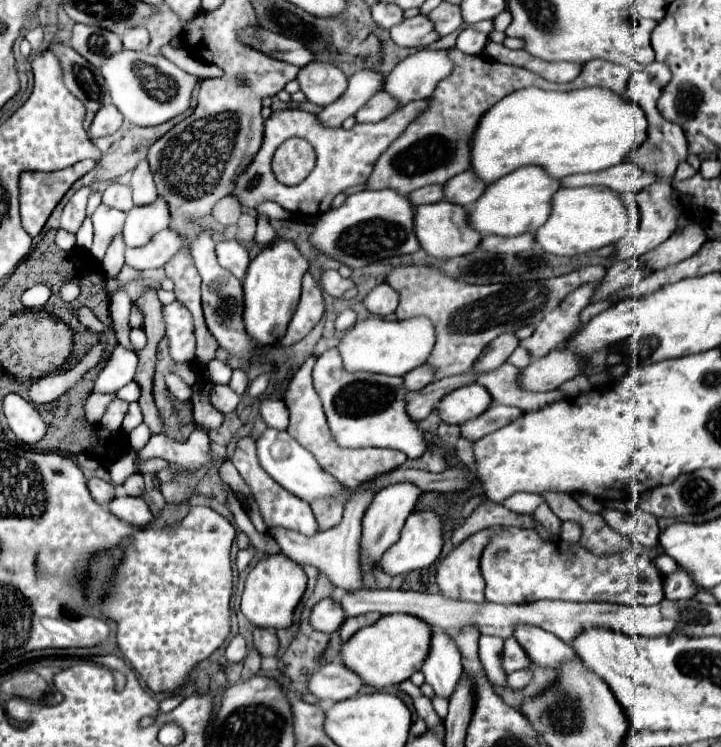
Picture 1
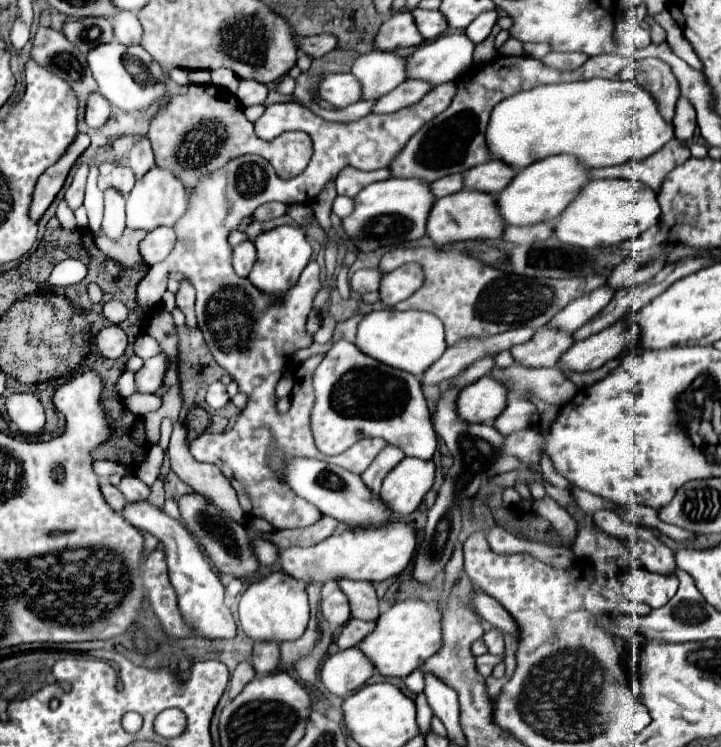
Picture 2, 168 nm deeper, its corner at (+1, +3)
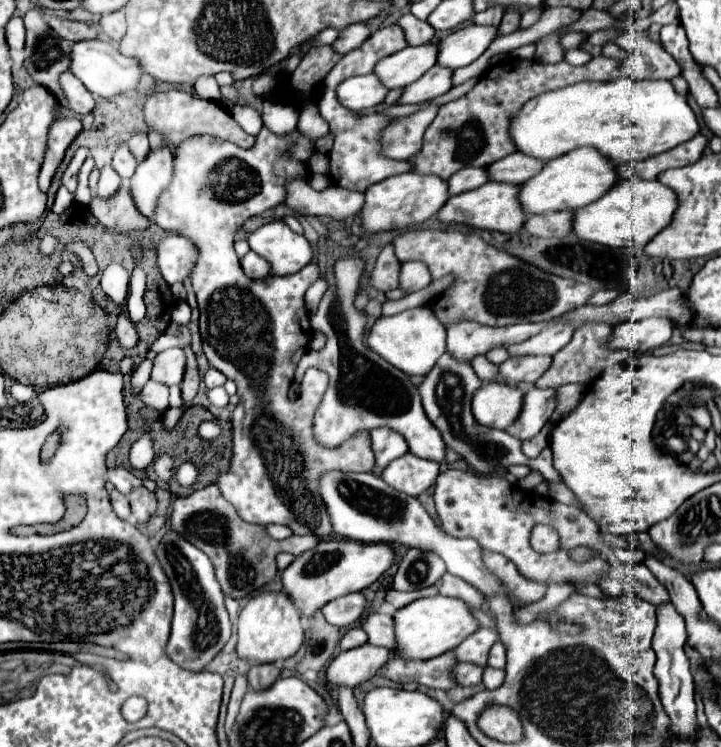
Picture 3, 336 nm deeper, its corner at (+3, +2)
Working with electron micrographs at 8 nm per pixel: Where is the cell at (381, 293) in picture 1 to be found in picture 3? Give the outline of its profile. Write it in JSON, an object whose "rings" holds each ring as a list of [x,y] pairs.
{"rings":[[[403,262],[401,264],[401,274],[399,274],[399,288],[405,294],[423,290],[431,284],[429,270],[423,262]]]}

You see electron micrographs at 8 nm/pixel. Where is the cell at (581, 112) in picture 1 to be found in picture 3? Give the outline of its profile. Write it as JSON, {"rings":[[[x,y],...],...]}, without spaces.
{"rings":[[[617,78],[611,82],[579,82],[559,90],[543,92],[533,100],[525,102],[525,106],[511,118],[509,136],[517,146],[517,152],[539,160],[551,160],[561,154],[567,154],[581,146],[593,146],[609,158],[613,164],[623,162],[641,162],[655,154],[667,152],[669,148],[689,140],[693,134],[699,132],[697,118],[687,104],[687,98],[677,94],[667,80],[631,80],[631,78]]]}

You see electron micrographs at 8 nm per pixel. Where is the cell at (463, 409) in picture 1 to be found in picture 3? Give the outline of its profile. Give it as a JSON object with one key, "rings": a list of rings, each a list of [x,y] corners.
{"rings":[[[483,382],[473,394],[473,416],[483,426],[507,430],[517,418],[517,410],[521,410],[521,398],[523,392],[513,386]]]}

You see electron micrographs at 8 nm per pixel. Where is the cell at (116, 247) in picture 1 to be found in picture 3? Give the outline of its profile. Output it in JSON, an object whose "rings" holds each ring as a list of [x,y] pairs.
{"rings":[[[105,166],[101,170],[101,178],[99,178],[99,188],[97,188],[97,196],[103,200],[113,198],[119,190],[121,190],[123,180],[117,176],[117,172],[113,172],[111,166]]]}

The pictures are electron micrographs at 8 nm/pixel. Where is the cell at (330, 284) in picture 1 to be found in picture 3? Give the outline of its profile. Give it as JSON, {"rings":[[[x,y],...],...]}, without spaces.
{"rings":[[[391,244],[385,246],[381,250],[377,262],[375,262],[375,268],[369,274],[369,284],[375,290],[381,290],[381,292],[397,288],[397,284],[399,284],[399,266],[401,266],[401,262],[395,258],[393,246]]]}

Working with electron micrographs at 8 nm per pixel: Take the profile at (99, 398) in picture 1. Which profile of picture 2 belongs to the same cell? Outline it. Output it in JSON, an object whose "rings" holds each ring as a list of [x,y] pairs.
{"rings":[[[125,371],[119,381],[117,381],[117,393],[125,399],[129,395],[133,395],[137,391],[137,385],[135,385],[135,373],[133,371]]]}

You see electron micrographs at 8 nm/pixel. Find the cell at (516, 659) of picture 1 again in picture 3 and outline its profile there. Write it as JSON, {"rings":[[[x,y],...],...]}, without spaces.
{"rings":[[[459,662],[453,670],[457,684],[461,686],[477,686],[483,676],[483,666],[471,664],[471,662]]]}

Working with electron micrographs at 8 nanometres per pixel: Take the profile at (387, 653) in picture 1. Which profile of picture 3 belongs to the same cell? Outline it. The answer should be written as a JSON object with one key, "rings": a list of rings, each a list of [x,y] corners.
{"rings":[[[441,594],[431,598],[419,598],[399,608],[393,614],[393,620],[395,620],[395,648],[391,650],[391,656],[405,660],[429,660],[441,656],[457,648],[461,640],[465,640],[465,636],[473,634],[479,628],[469,606],[465,606],[457,598],[445,598]]]}

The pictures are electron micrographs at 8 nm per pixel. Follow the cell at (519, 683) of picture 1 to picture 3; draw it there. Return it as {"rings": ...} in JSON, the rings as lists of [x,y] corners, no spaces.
{"rings":[[[485,666],[485,672],[483,672],[483,684],[485,684],[485,688],[489,688],[489,690],[499,688],[503,684],[503,680],[505,680],[505,670]]]}

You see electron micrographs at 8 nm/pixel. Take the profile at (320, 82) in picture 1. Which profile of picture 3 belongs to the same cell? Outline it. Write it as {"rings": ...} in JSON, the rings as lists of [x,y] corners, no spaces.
{"rings":[[[371,74],[347,78],[337,86],[339,102],[353,112],[371,110],[371,108],[379,106],[383,102],[385,94],[387,94],[387,88]]]}

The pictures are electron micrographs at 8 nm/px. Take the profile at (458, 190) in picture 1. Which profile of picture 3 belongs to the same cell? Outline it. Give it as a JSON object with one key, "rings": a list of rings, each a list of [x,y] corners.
{"rings":[[[513,152],[487,168],[489,180],[505,182],[505,184],[523,184],[529,176],[535,176],[543,168],[541,160],[531,160],[531,156],[523,156],[521,152]]]}

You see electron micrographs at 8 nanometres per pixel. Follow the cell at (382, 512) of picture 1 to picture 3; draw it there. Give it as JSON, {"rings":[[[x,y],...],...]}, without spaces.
{"rings":[[[405,454],[393,460],[381,474],[381,478],[395,488],[397,492],[405,492],[413,498],[423,494],[431,484],[435,484],[439,476],[439,464],[431,460],[417,458],[413,454]]]}

